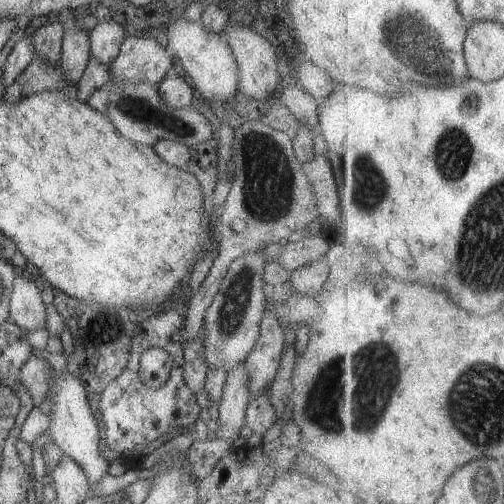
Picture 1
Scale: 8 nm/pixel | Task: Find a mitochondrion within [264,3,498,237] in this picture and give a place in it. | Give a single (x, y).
(426, 54)

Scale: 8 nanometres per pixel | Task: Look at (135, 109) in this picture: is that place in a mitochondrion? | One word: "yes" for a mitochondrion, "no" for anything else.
yes

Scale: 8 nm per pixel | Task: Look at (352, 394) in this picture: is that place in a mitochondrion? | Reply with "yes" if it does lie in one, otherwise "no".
yes

